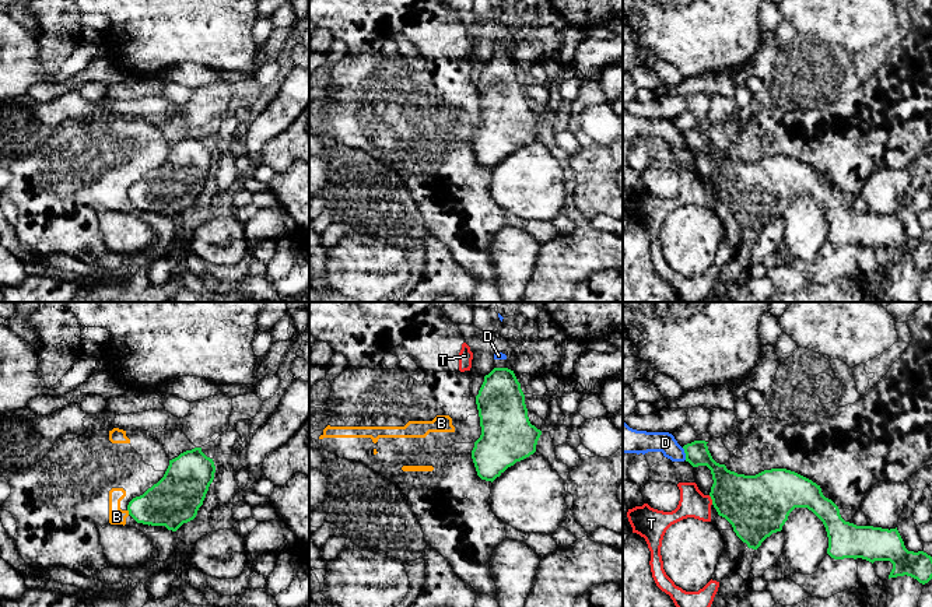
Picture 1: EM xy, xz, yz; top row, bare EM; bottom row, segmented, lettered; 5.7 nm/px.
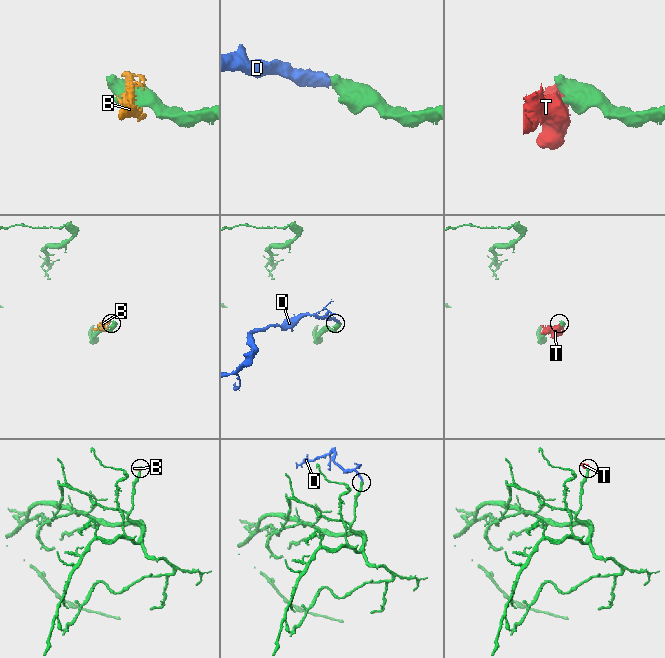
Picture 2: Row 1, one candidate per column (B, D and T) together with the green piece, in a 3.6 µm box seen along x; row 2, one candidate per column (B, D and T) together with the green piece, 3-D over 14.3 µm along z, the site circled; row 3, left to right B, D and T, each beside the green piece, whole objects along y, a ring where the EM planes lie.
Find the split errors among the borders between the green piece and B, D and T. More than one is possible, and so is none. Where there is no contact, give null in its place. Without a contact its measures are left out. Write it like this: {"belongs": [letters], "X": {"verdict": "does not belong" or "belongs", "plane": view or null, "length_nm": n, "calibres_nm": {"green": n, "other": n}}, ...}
{"belongs": ["D"], "B": {"verdict": "does not belong", "plane": "xy", "length_nm": 30, "calibres_nm": {"green": 280, "other": 100}}, "D": {"verdict": "belongs", "plane": "yz", "length_nm": 80, "calibres_nm": {"green": 140, "other": 130}}, "T": {"verdict": "does not belong", "plane": "yz", "length_nm": 60, "calibres_nm": {"green": 340, "other": 160}}}

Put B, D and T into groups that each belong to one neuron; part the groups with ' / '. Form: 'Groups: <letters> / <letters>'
Groups: B T / D

